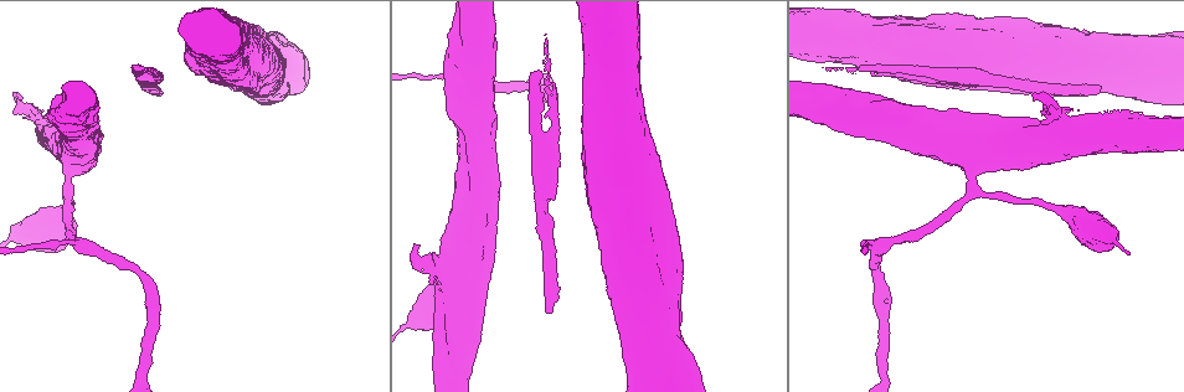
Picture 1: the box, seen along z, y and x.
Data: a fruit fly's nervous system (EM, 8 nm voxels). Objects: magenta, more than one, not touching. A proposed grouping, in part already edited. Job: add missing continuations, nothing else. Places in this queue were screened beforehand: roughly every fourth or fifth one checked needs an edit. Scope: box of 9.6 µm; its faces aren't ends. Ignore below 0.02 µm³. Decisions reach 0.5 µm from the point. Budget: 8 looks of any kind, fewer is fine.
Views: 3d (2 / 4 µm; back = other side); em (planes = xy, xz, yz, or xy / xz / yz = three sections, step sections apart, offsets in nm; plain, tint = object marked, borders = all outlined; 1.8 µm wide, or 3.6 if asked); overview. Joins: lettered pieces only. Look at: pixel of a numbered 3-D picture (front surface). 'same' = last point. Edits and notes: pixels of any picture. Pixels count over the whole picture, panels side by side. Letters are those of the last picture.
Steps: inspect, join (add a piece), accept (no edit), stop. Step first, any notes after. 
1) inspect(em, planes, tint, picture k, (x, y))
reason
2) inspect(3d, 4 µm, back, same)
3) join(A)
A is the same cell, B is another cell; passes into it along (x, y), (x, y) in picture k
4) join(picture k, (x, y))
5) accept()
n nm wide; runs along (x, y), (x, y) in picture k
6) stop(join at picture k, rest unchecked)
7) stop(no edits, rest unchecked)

inspect(3d, 4 µm, back, picture 1, (871, 75))
an open end

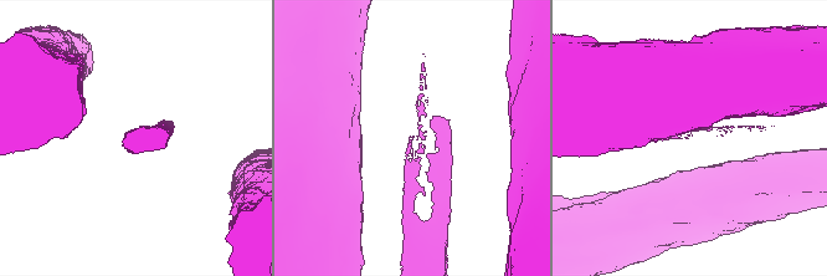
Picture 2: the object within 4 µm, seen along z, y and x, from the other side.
inspect(em, planes, borders, picture 2, (410, 139))
shape alone is not enough

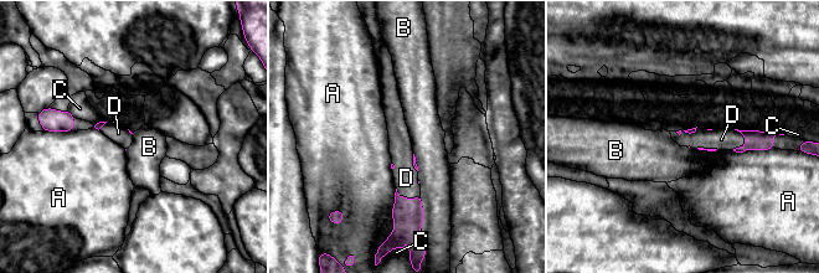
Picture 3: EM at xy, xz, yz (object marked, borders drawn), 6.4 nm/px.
join(D)
A touches over 260 nm; D is the same cell, A, B and C are other cells; the neuron continues

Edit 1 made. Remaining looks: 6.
inspect(3d, 4 µm, picture 1, (986, 123))
stops while still wide

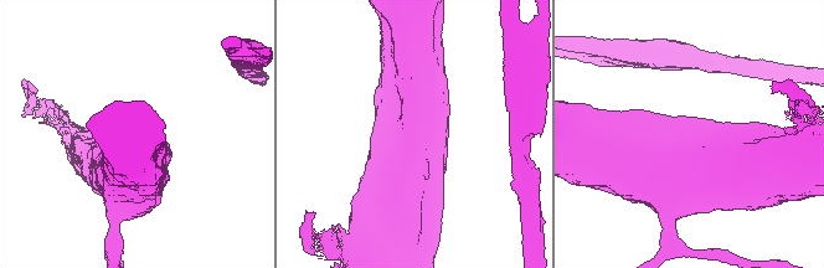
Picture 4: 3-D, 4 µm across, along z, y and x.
inspect(em, planes, borders, picture 4, (430, 131))

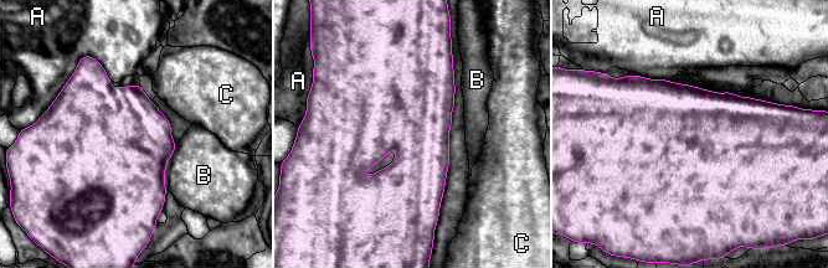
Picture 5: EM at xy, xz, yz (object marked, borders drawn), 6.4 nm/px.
accept()
A, B and C are other cells; no lettered piece goes on from it

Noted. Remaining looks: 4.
inspect(3d, 2 µm, picture 1, (552, 312))
end of a long branch

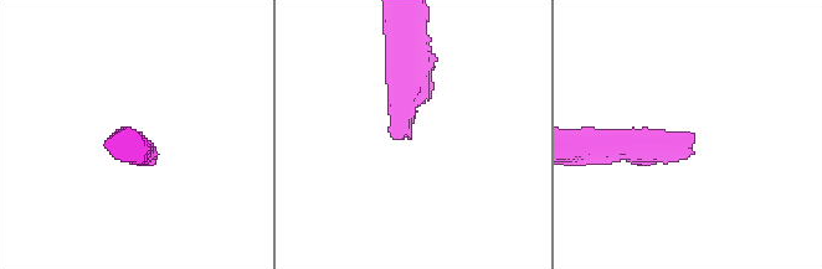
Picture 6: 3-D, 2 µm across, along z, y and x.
inspect(em, 3.6 µm, planes, tint, picture 6, (694, 152))
now the EM

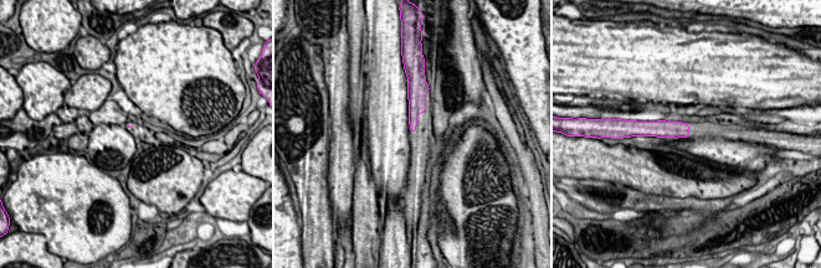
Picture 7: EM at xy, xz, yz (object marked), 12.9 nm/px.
inspect(em, 3.6 µm, planes, borders, same)

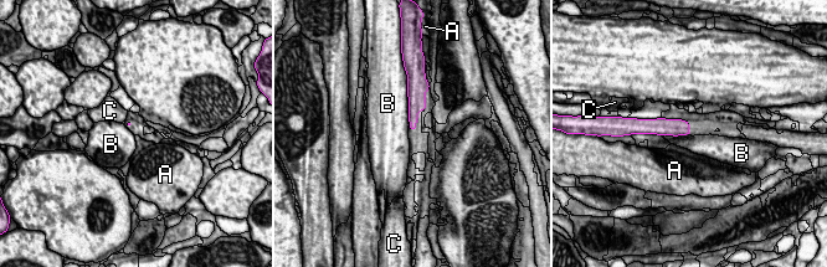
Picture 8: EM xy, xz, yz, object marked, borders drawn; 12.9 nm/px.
accept()
A, B and C are other cells; border along (406, 88), (409, 121) in picture 8; no lettered piece goes on from it

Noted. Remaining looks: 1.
stop(join at picture 3, rest unchecked)

